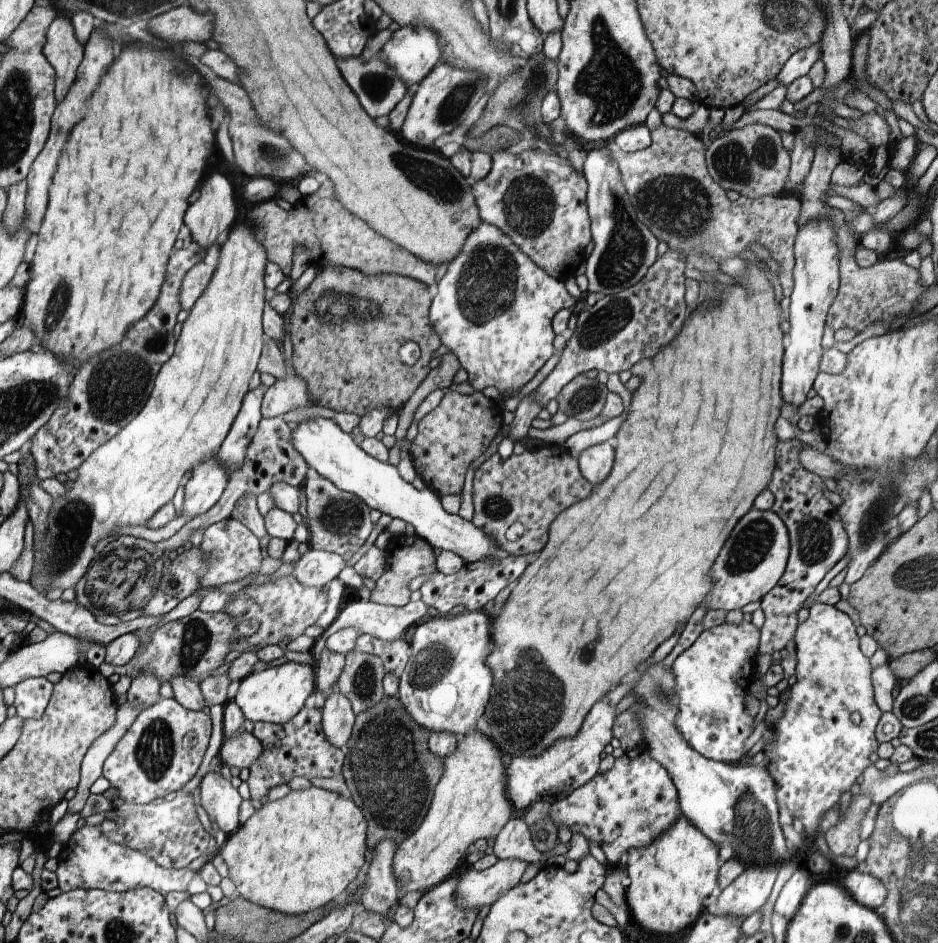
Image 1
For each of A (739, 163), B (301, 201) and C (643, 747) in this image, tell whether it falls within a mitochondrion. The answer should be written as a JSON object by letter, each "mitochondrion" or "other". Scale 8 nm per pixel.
{"A":"mitochondrion","B":"other","C":"other"}

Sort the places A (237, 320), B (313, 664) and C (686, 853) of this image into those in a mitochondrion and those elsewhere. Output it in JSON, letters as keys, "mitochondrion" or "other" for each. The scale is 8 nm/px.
{"A":"other","B":"other","C":"other"}

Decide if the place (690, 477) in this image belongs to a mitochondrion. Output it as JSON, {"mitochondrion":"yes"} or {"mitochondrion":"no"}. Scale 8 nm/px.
{"mitochondrion":"no"}

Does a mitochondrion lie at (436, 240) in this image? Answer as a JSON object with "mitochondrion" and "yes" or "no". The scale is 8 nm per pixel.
{"mitochondrion":"no"}

